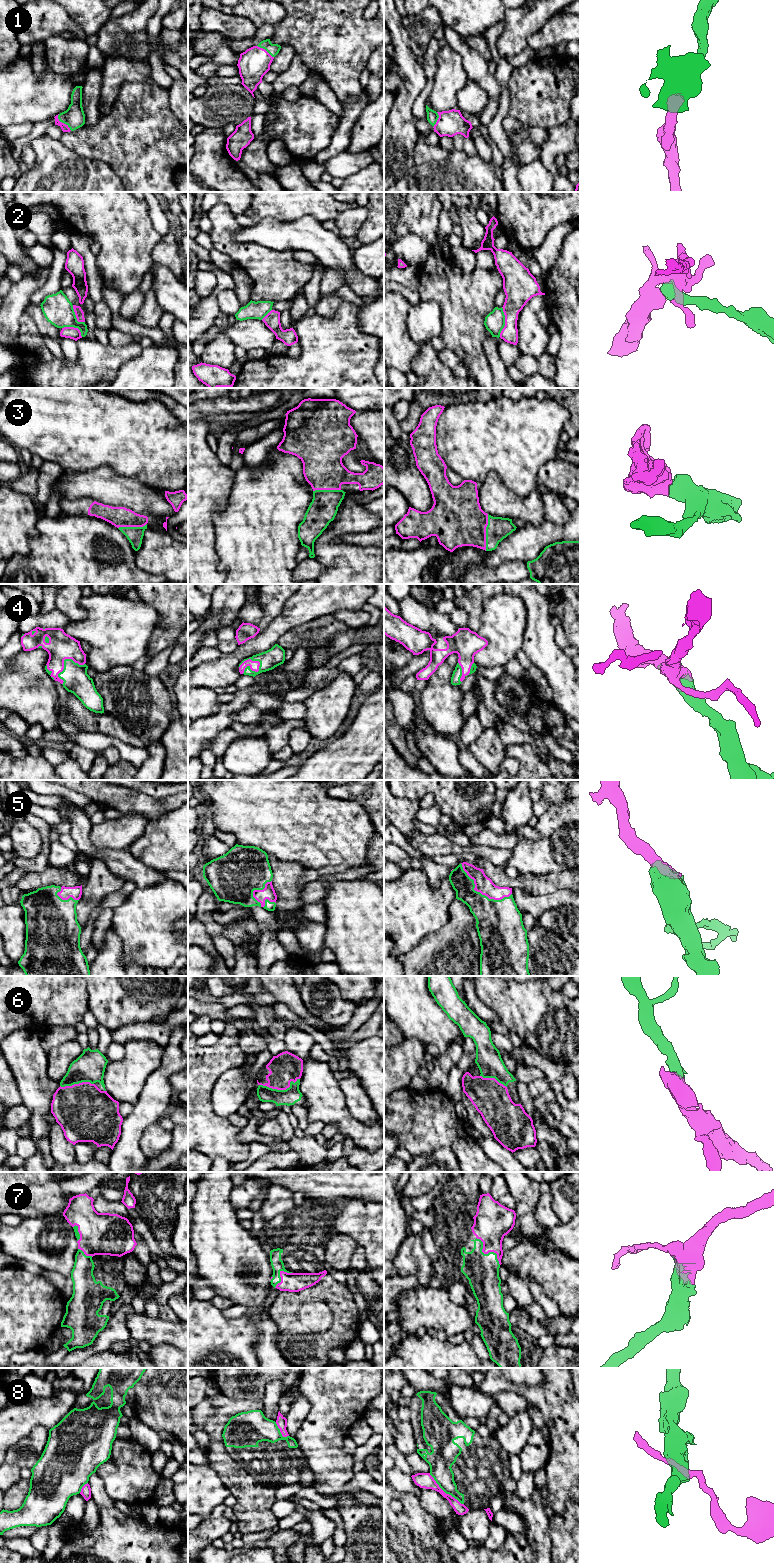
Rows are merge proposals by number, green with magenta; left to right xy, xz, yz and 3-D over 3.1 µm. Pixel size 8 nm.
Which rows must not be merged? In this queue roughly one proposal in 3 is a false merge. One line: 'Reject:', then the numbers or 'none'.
Reject: 2, 8

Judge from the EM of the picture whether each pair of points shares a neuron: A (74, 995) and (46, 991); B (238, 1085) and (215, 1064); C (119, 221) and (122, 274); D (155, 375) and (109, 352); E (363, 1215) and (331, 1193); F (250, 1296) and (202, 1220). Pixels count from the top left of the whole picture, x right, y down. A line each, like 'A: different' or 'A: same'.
A: same
B: different
C: same
D: different
E: different
F: same

